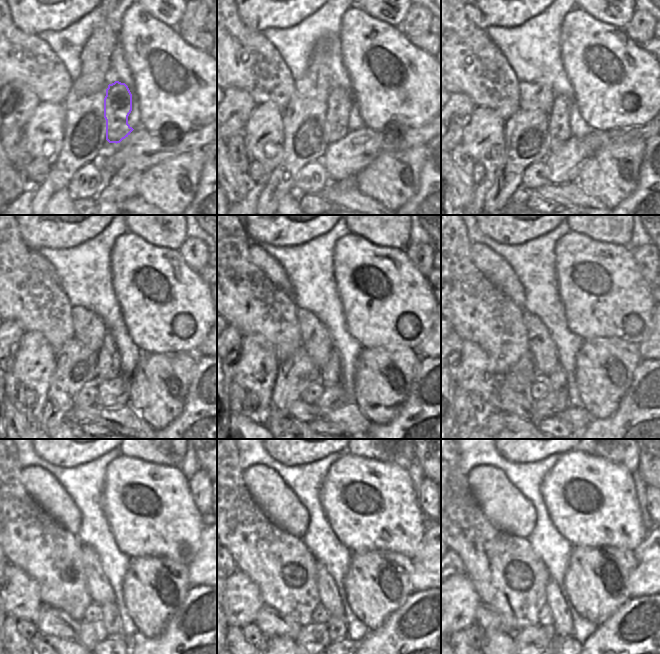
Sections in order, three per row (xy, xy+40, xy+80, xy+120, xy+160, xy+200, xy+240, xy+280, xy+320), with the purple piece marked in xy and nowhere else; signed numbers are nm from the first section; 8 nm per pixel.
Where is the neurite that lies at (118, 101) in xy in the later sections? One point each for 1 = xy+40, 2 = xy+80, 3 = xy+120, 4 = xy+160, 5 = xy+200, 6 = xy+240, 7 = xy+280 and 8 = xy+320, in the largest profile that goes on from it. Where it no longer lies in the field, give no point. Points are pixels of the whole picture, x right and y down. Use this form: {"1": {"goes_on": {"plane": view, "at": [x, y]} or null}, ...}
{"1": {"goes_on": {"plane": "xy+40", "at": [340, 102]}}, "2": {"goes_on": {"plane": "xy+80", "at": [559, 132]}}, "3": {"goes_on": {"plane": "xy+120", "at": [108, 356]}}, "4": {"goes_on": {"plane": "xy+160", "at": [331, 376]}}, "5": {"goes_on": {"plane": "xy+200", "at": [556, 381]}}, "6": {"goes_on": {"plane": "xy+240", "at": [110, 614]}}, "7": {"goes_on": {"plane": "xy+280", "at": [336, 626]}}, "8": {"goes_on": {"plane": "xy+320", "at": [557, 640]}}}

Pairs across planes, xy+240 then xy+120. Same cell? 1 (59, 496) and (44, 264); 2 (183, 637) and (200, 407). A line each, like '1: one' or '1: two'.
1: one
2: one

